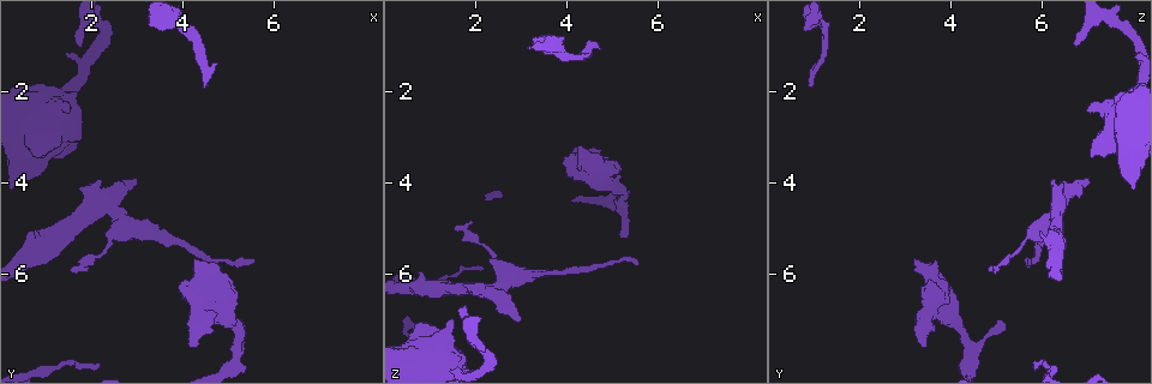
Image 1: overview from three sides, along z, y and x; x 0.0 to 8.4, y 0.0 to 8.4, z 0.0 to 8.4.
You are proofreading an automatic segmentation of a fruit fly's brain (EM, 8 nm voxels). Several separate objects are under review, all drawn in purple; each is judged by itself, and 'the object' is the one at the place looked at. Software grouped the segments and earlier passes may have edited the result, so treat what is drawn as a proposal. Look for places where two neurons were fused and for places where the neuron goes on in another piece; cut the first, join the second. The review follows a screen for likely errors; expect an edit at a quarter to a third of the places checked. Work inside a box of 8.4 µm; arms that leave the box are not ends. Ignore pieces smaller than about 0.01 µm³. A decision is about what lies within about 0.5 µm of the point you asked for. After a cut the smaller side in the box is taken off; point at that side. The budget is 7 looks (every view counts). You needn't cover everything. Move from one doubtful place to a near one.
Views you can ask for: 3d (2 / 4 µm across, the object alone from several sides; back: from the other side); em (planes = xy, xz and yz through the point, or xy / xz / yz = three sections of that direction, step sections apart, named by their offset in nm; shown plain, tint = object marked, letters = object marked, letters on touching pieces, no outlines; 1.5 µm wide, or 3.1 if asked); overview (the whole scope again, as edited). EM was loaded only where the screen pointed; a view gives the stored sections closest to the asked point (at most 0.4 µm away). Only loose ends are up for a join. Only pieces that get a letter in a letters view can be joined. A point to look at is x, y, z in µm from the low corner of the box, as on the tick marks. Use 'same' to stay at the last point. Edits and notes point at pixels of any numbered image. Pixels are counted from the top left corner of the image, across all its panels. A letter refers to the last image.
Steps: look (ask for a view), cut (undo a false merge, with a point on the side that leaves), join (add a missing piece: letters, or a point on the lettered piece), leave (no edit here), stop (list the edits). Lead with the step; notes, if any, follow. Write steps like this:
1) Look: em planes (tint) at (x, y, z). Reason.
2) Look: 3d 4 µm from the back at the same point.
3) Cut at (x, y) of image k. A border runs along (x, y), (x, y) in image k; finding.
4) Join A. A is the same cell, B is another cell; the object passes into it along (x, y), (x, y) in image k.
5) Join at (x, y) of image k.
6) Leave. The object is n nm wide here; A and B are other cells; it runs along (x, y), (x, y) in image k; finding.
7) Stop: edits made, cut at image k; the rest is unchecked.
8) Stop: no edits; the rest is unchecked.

Look: 3d 4 µm at (3.40, 5.15, 6.00). Thick turns thin.

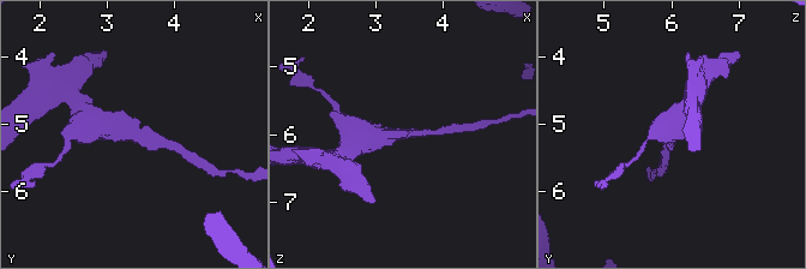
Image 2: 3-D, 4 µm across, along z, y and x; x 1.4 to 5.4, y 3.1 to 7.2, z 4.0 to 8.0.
Look: em yz step 8 (tint) at (3.40, 5.10, 5.95).

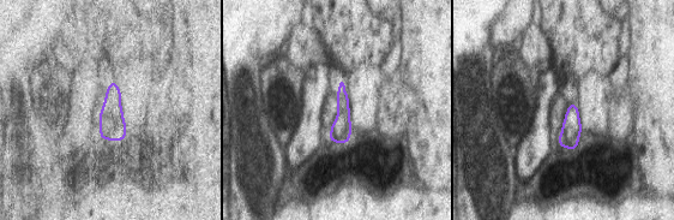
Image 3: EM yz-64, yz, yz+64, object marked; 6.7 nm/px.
Look: em planes (letters) at the same point.

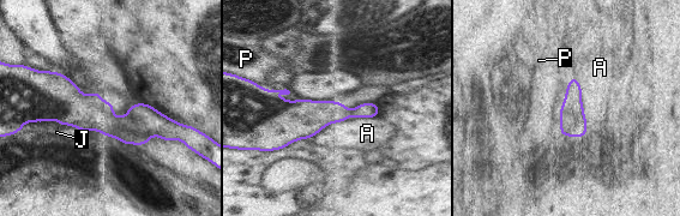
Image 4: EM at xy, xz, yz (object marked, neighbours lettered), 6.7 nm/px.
Leave. The object is 170 nm wide here; A, J and P are other cells; it runs along (35, 101), (176, 125) in image 4; all the same neuron.

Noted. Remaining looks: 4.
Look: 3d 2 µm from the back at (1.60, 5.90, 5.10).

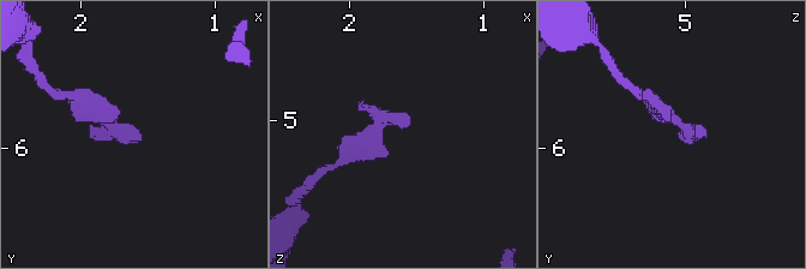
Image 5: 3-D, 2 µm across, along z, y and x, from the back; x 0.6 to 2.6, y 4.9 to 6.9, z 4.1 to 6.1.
Look: em planes (letters) at (1.62, 5.94, 5.08).

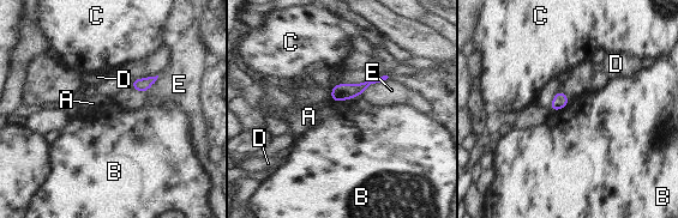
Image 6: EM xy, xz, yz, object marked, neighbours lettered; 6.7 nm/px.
Leave. The longest contact is with E, 200 nm; A, B, C, D and E are other cells; a border runs along (569, 102), (563, 108), (551, 111) in image 6; no lettered piece goes on from it.

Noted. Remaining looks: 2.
Look: em planes (letters) at (4.20, 7.55, 3.45). Thick end.

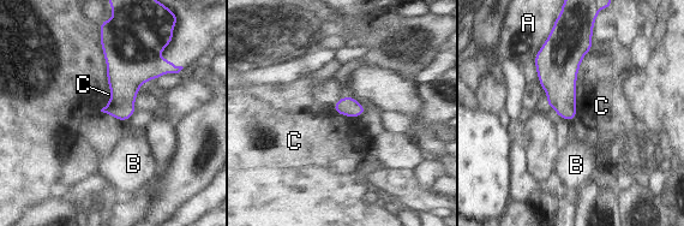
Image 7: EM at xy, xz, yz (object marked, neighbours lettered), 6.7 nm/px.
Leave. A, B and C are other cells; none of them fits.

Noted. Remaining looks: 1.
Stop: no edits; the rest is unchecked.

